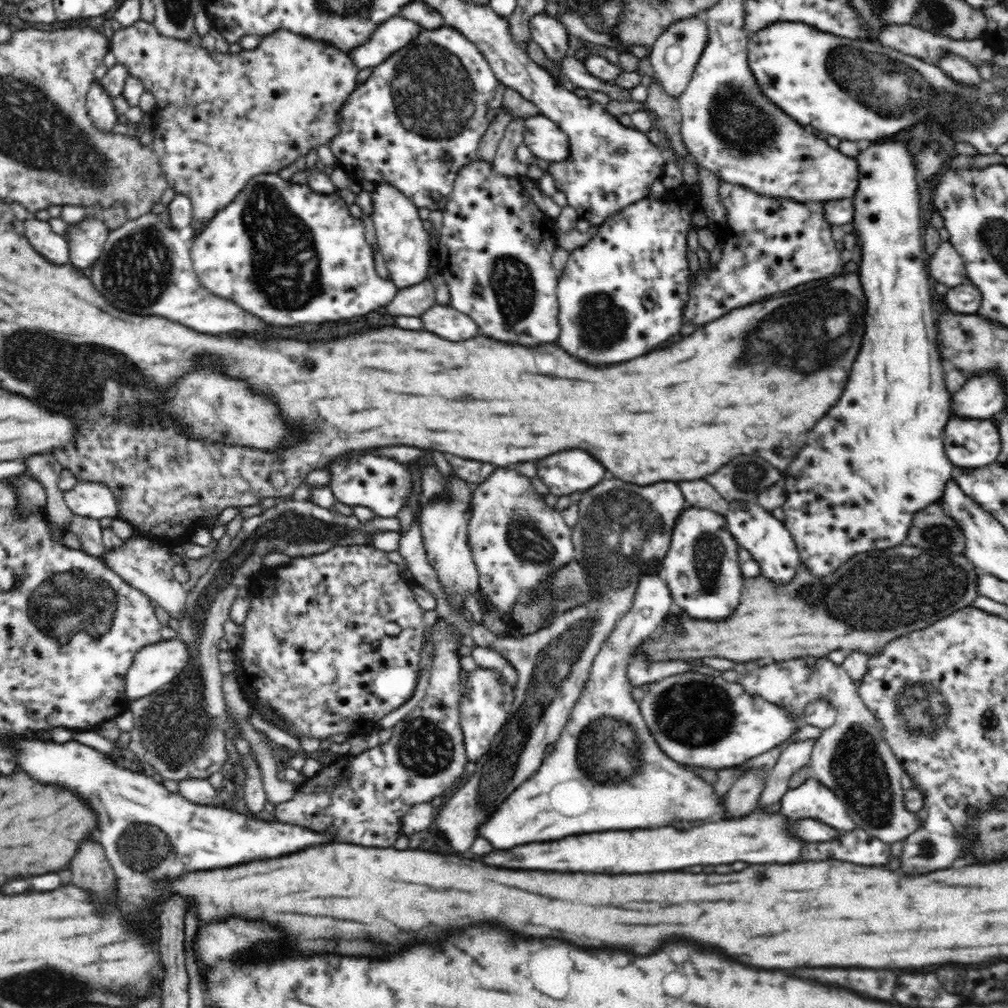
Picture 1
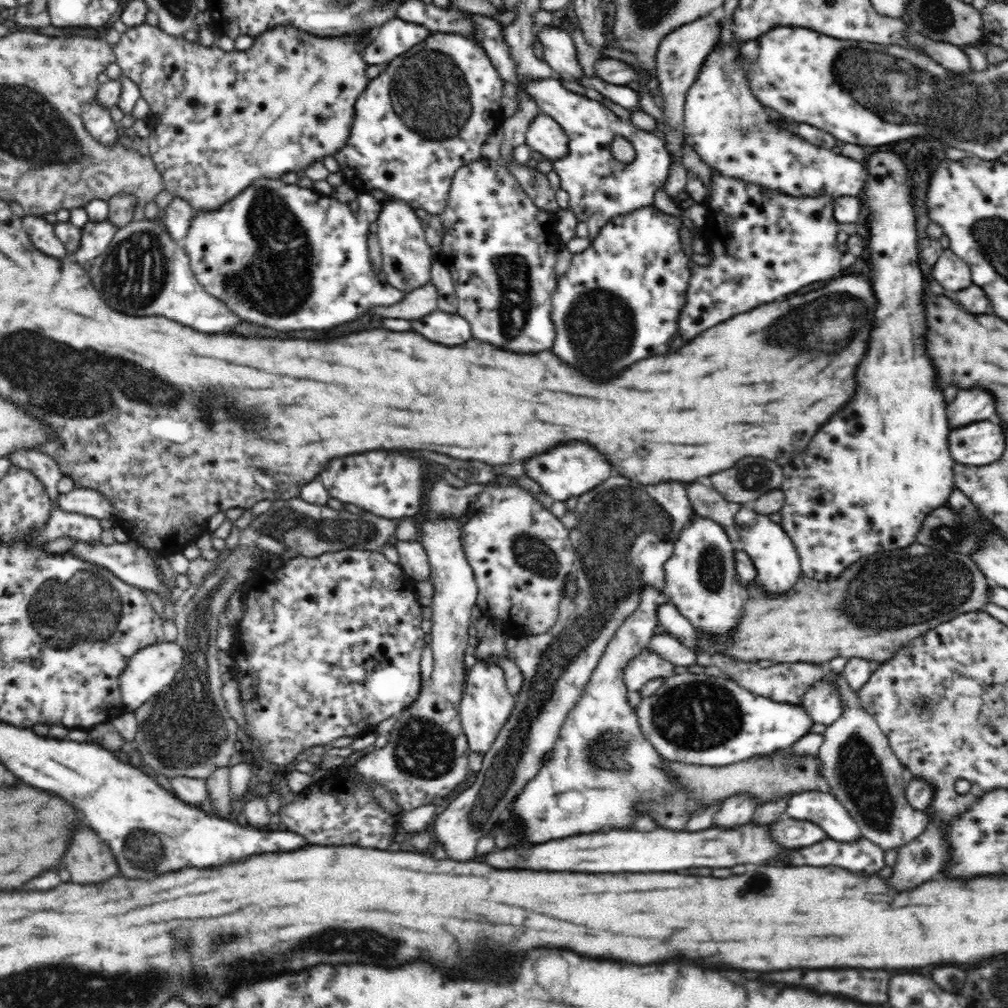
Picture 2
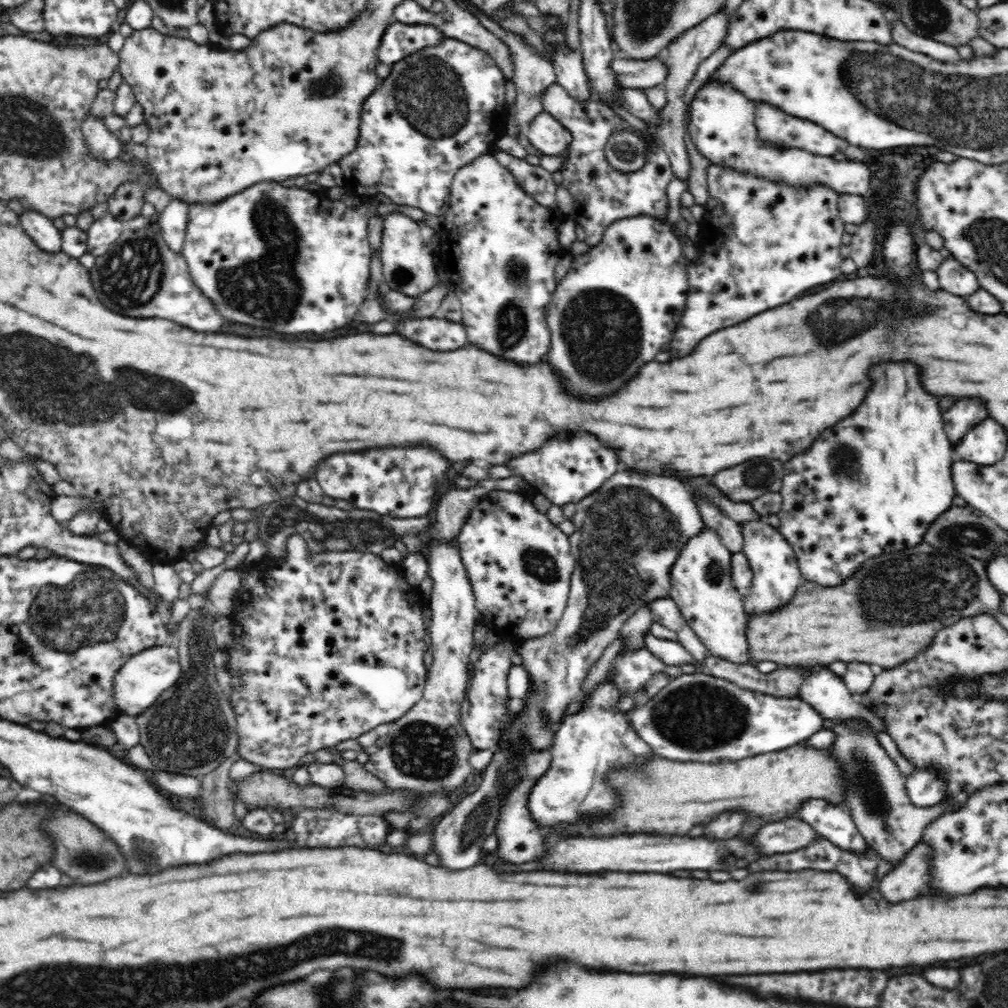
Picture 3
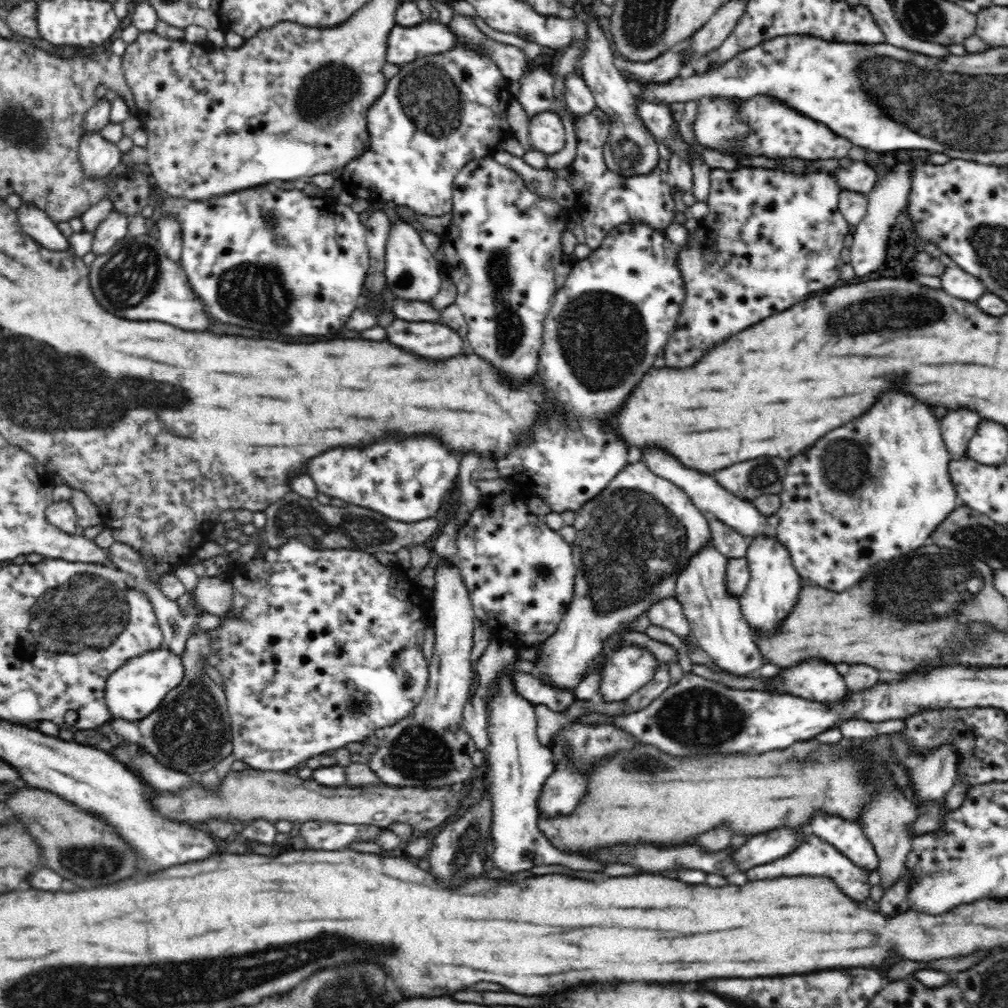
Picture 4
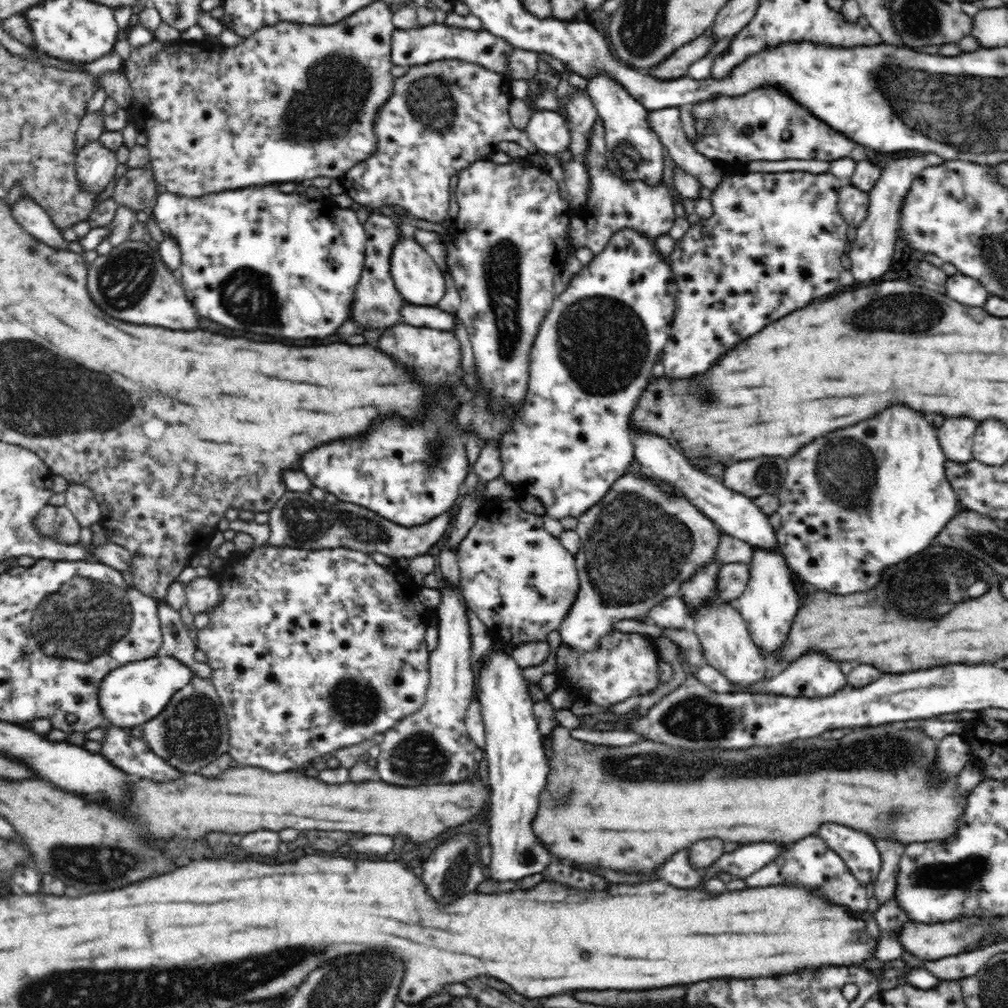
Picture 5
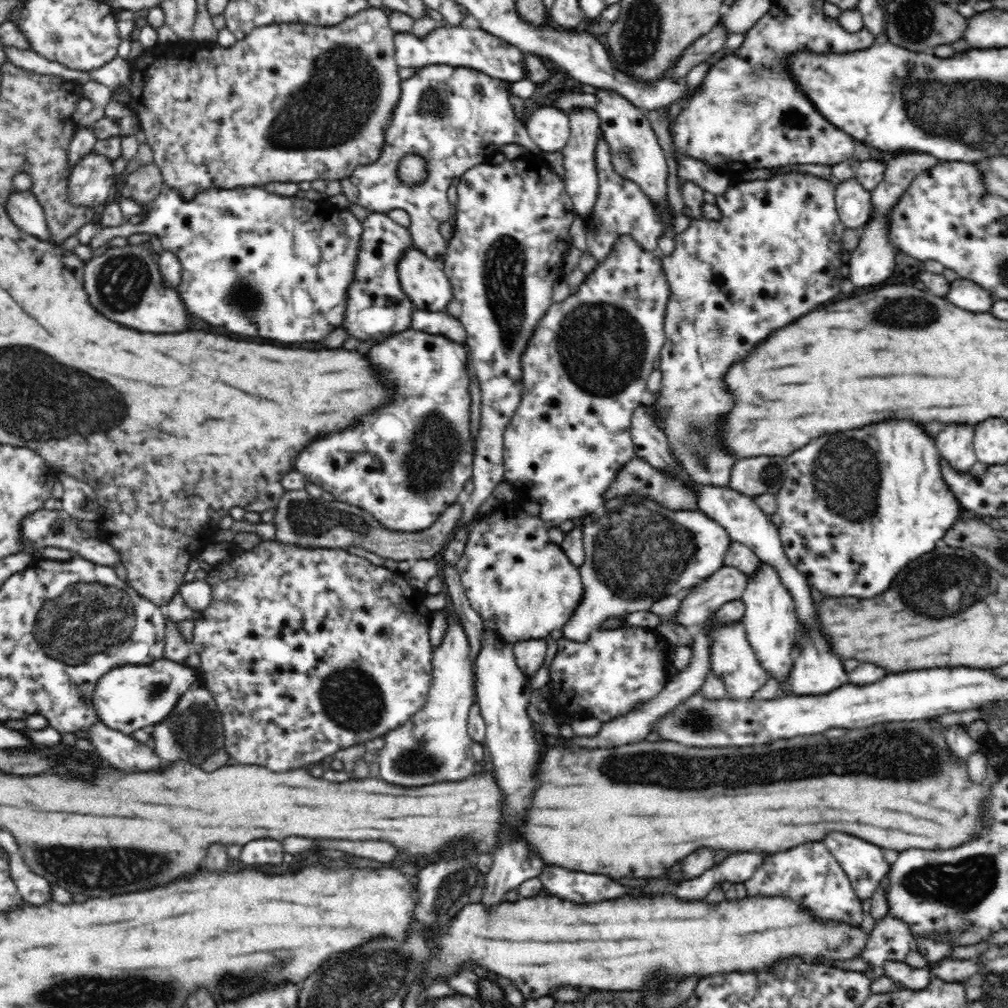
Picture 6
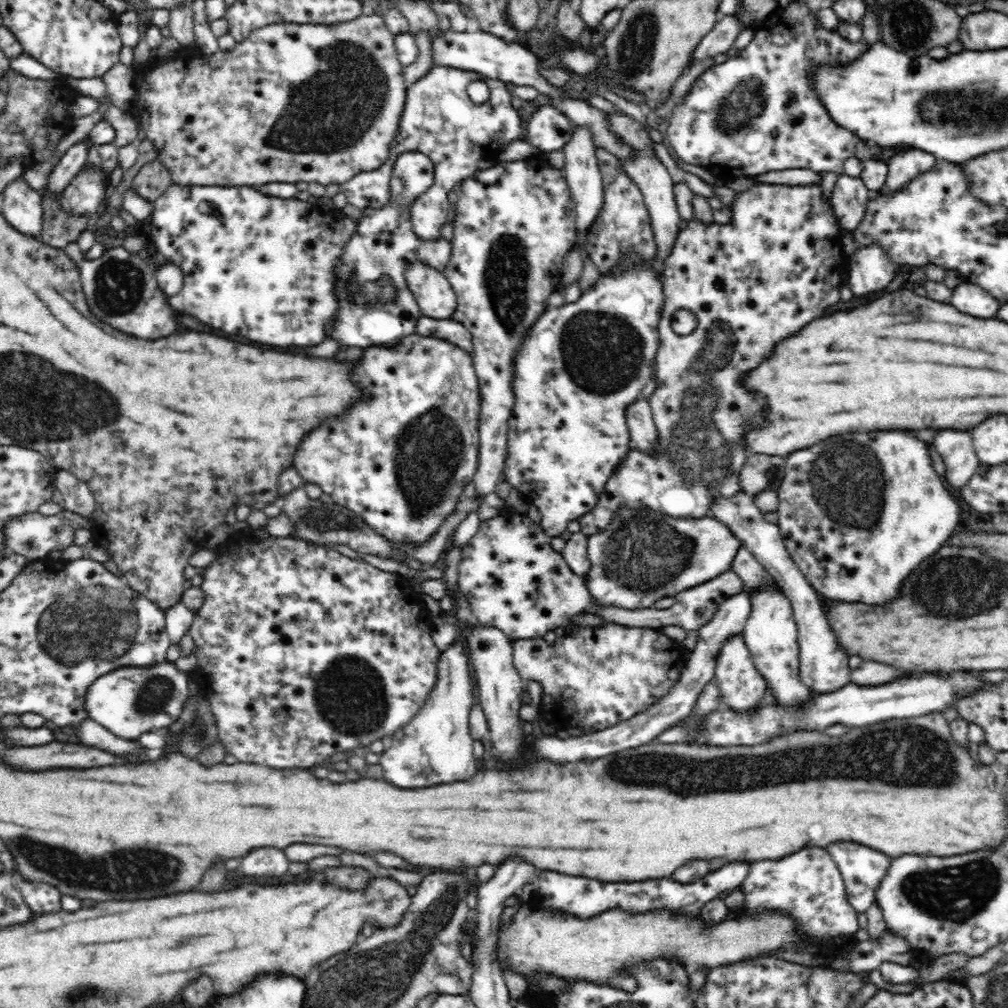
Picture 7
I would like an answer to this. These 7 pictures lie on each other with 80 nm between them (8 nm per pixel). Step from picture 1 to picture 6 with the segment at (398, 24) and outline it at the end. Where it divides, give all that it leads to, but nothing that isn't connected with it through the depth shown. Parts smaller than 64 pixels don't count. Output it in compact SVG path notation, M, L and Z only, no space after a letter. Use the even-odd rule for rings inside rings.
M461 26L436 27L424 38L408 33L396 33L394 36L394 58L399 67L424 67L434 64L464 66L489 75L491 78L509 83L528 79L524 69L526 53L517 46L495 37L482 29L468 29Z

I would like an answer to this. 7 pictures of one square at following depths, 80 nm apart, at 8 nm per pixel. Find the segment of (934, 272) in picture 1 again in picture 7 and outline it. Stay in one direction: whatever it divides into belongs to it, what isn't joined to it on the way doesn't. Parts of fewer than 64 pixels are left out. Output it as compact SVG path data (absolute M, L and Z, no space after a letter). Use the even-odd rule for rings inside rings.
M963 280L953 288L951 300L951 305L960 312L976 318L996 318L1000 310L1000 302L996 298L992 298L983 288Z

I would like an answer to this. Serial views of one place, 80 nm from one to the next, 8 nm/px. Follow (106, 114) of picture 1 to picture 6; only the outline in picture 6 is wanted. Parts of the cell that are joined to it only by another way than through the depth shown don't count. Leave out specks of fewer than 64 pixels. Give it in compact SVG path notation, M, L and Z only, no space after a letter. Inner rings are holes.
M90 152L71 169L69 201L74 206L101 208L116 181L112 160Z

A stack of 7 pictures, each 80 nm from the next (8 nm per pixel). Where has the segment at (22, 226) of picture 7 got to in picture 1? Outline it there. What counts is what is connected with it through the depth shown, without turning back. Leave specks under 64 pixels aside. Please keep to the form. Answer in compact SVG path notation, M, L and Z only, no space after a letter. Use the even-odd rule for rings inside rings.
M36 219L25 220L24 234L34 249L47 261L56 265L70 262L68 241L55 233L49 222Z

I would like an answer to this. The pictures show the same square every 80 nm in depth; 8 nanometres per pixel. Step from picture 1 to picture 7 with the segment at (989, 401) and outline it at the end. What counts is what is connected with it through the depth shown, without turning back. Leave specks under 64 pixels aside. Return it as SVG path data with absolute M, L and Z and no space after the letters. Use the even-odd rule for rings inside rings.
M942 430L930 445L945 464L946 472L942 477L946 485L952 490L964 488L981 464L970 434L960 430Z

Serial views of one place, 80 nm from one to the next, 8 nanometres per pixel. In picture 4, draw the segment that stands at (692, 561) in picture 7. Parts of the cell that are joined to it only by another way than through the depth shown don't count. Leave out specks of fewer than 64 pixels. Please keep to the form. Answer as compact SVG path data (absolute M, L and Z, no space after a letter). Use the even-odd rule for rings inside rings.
M642 462L636 464L627 464L609 483L608 486L598 496L592 498L590 502L582 504L582 508L575 511L575 520L573 527L576 529L576 540L572 542L573 562L576 568L575 584L573 598L567 606L566 612L562 621L559 623L556 633L550 635L546 640L540 641L536 647L536 658L534 658L535 675L540 678L543 676L549 680L549 685L555 690L570 690L574 693L576 686L585 677L589 670L589 664L604 650L605 642L616 634L620 633L622 624L634 622L643 613L647 612L648 608L655 602L665 600L675 596L675 587L680 572L683 572L683 567L687 566L690 558L698 553L702 546L706 546L712 540L712 531L710 531L710 523L706 519L703 512L688 498L688 495L678 488L672 482L658 478L656 474L652 474Z

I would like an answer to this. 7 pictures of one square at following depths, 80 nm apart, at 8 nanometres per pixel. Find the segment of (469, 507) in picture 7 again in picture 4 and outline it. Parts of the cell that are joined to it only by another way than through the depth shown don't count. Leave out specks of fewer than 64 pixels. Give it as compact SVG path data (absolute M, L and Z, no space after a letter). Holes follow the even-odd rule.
M294 491L270 504L264 513L264 535L270 549L278 549L290 538L300 538L306 546L314 549L358 549L374 556L378 552L395 554L402 548L410 549L416 544L430 545L440 530L440 522L435 517L412 523L398 522L375 510L356 505L322 505L316 499L304 498Z

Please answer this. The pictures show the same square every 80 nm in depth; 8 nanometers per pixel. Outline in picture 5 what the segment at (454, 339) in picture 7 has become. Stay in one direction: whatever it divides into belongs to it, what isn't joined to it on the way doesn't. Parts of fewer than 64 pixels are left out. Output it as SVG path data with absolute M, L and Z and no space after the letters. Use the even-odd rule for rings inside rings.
M406 302L400 310L402 320L416 328L433 328L434 330L445 330L454 332L454 315L434 306L418 306Z

